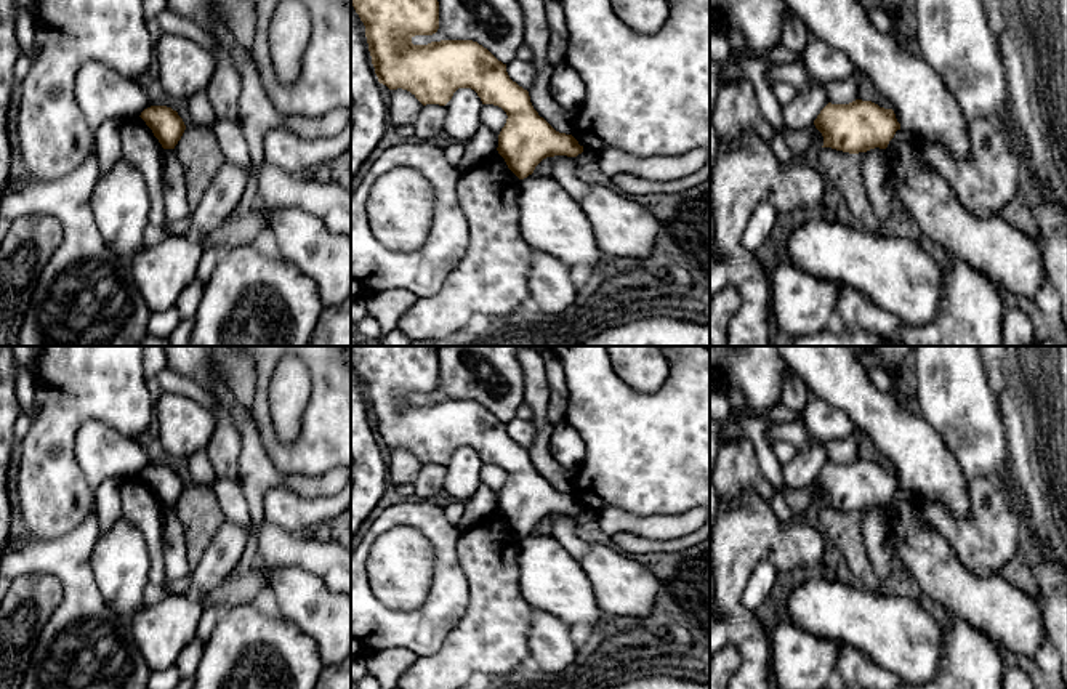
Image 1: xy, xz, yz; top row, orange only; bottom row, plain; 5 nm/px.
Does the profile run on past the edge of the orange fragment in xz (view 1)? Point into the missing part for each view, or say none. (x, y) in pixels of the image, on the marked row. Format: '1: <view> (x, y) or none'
1: none

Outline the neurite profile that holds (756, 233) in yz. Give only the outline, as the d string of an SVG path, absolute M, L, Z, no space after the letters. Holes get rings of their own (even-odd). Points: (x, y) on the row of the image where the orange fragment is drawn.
M756 205L743 229L742 245L756 253L769 240L775 218L777 212L771 205Z

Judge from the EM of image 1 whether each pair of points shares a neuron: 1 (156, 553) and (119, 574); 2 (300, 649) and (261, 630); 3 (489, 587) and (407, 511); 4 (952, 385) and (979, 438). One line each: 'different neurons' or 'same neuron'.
1: different neurons
2: same neuron
3: different neurons
4: same neuron

